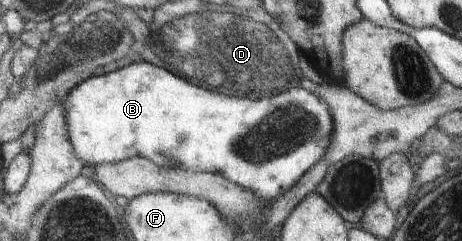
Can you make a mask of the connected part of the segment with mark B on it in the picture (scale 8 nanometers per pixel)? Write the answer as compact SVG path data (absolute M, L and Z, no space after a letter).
M147 60L143 62L134 62L125 65L124 68L110 72L110 74L102 74L102 76L92 76L78 84L65 98L62 104L65 106L65 119L67 120L67 130L70 143L75 148L75 154L79 156L81 161L88 162L88 165L94 166L101 163L116 163L133 157L145 157L155 160L167 167L179 167L191 172L216 174L226 178L228 181L235 183L242 189L252 192L260 201L272 203L280 199L285 193L288 193L294 186L300 182L300 178L319 159L327 152L331 132L334 130L334 119L332 119L331 111L328 109L323 99L318 95L311 94L304 87L297 87L285 94L278 94L276 98L262 98L262 100L252 100L252 98L234 98L234 96L224 96L212 90L204 90L198 88L198 84L191 83L183 77L179 77L168 71L164 67L158 67Z

